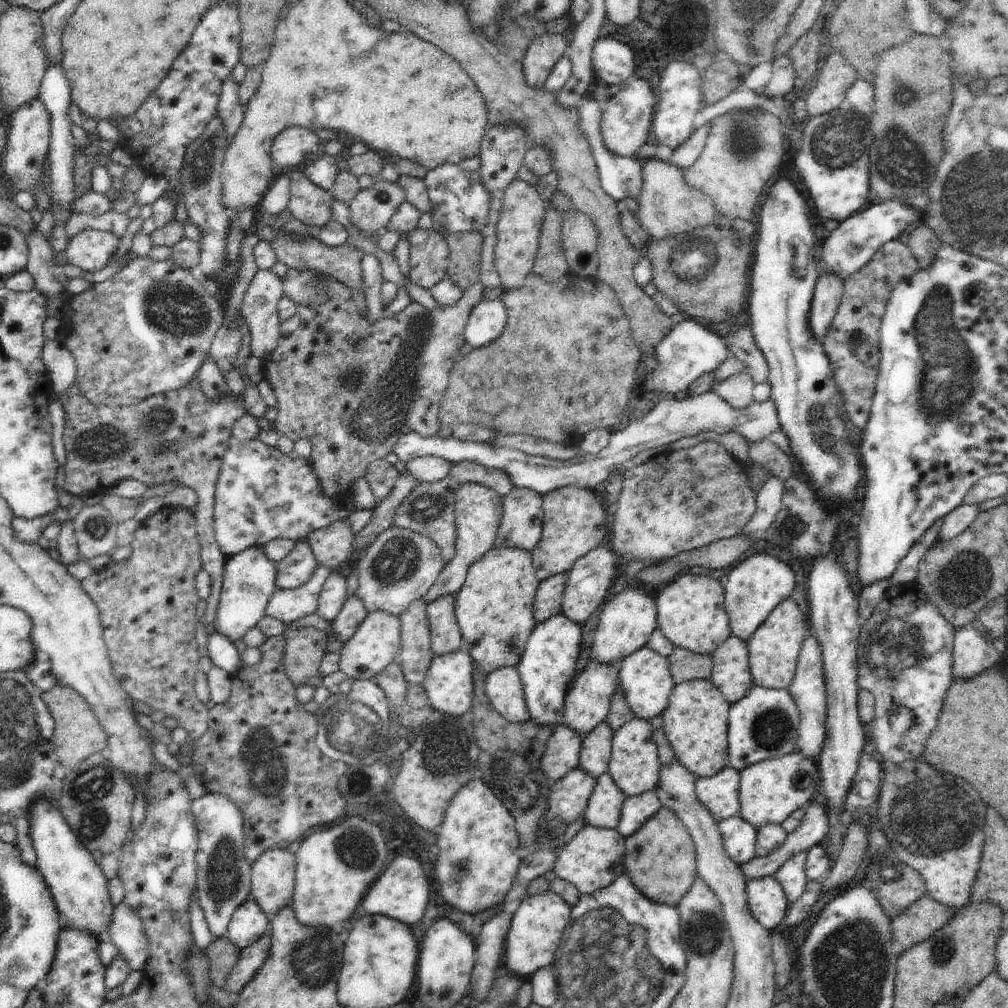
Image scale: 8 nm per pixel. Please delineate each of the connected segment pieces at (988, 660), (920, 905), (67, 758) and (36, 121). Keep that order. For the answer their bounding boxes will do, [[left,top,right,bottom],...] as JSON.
[[953,623,1000,680],[892,894,958,951],[41,685,107,770],[2,97,51,211]]

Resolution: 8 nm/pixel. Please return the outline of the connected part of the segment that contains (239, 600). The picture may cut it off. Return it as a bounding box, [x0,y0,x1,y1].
[214,545,277,643]

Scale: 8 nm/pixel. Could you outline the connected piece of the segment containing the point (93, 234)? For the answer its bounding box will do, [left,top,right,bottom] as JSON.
[68,229,120,272]

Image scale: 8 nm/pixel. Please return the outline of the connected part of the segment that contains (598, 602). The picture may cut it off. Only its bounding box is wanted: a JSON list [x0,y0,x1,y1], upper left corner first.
[561,545,619,625]

